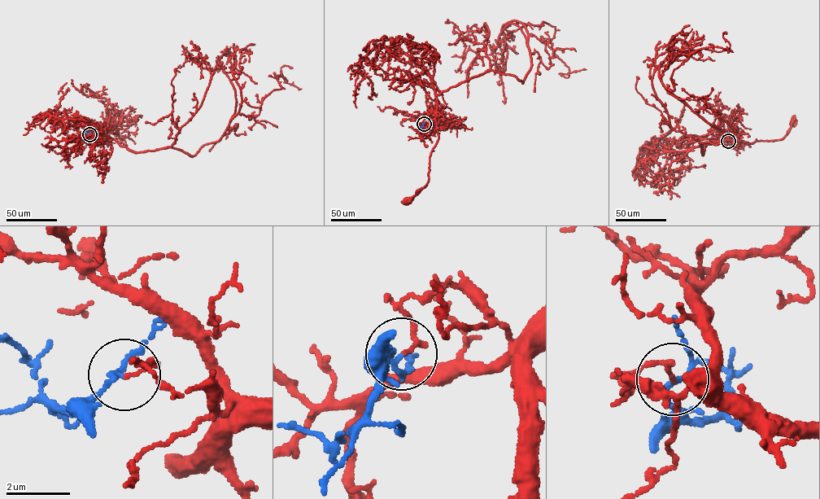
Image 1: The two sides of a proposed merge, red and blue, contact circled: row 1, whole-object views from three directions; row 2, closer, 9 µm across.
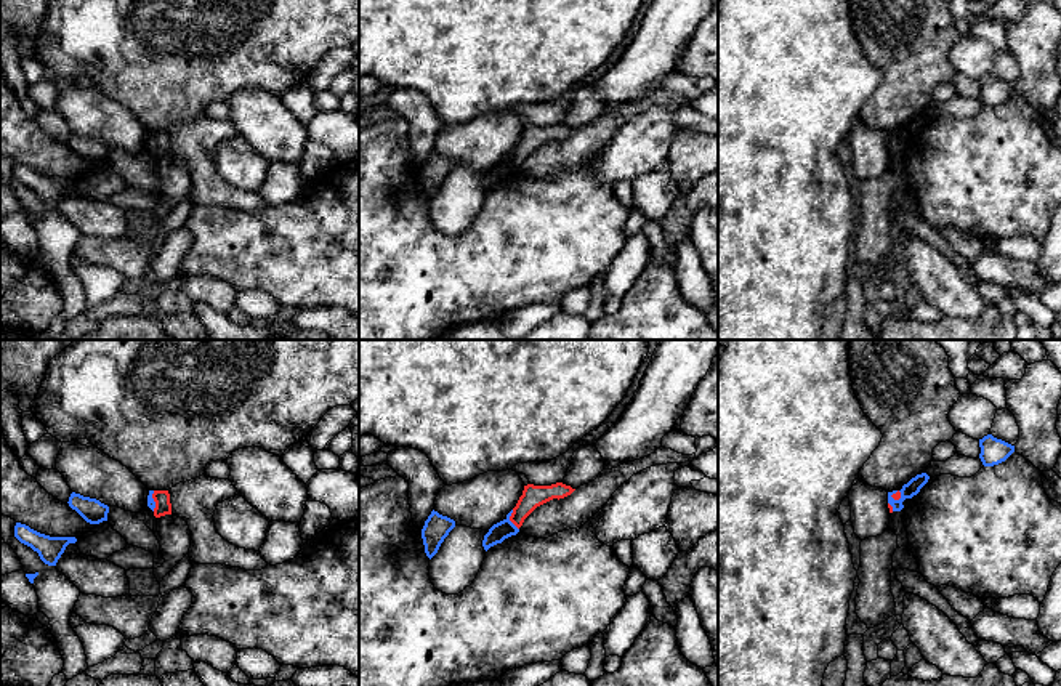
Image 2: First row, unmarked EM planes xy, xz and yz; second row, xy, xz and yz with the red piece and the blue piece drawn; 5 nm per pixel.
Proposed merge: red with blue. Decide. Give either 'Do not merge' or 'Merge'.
Do not merge

